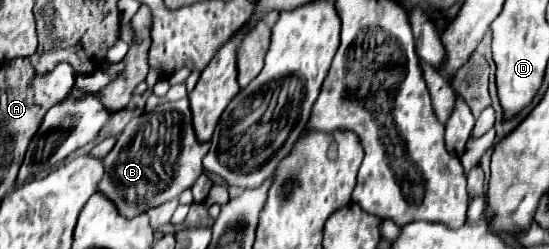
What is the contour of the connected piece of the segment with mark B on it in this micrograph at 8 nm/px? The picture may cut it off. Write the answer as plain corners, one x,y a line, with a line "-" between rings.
188,99
170,103
160,111
146,111
128,121
116,137
116,145
104,157
104,177
98,183
98,193
114,201
120,215
128,219
160,207
194,185
202,175
202,157
208,147
208,143
198,143
194,135

